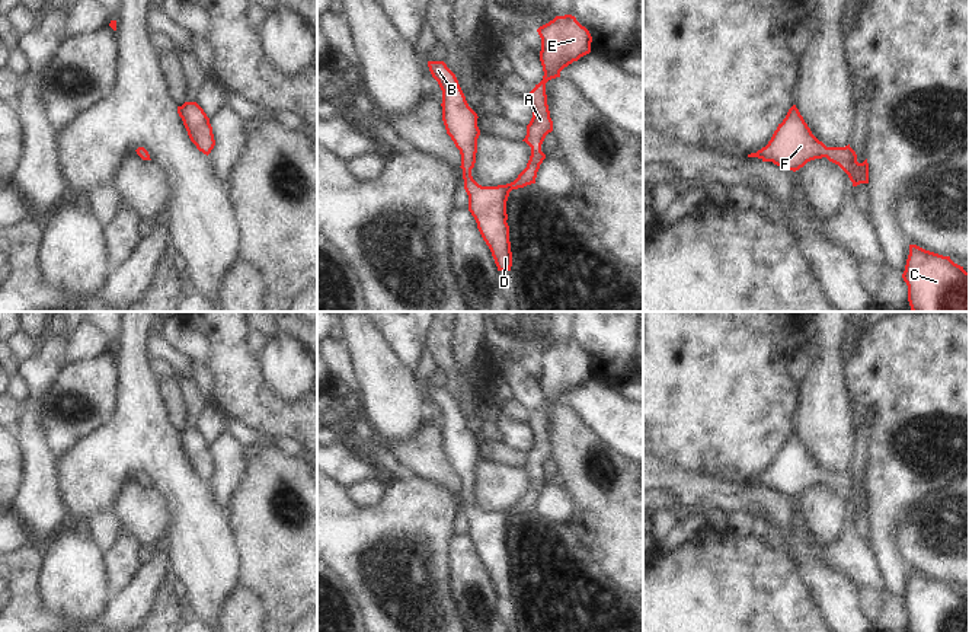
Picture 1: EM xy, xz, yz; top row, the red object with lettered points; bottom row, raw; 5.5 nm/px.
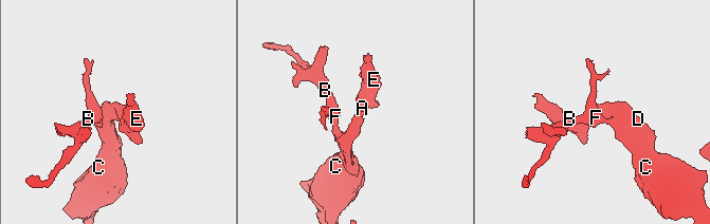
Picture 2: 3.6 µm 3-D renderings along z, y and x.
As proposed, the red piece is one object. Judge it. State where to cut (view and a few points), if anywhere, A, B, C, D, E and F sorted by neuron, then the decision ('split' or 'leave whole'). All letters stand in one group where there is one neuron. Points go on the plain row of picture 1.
no cut; A B C D E F; leave whole

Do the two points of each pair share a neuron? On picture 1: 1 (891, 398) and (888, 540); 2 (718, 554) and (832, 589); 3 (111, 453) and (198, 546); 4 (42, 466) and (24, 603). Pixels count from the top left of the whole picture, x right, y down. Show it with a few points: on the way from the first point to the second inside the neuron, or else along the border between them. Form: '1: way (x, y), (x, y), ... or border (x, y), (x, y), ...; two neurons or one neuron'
1: way (885, 433), (886, 506); one neuron
2: border (792, 559), (819, 610); two neurons
3: way (141, 453), (191, 503), (195, 516); one neuron
4: border (29, 538), (42, 546); two neurons

